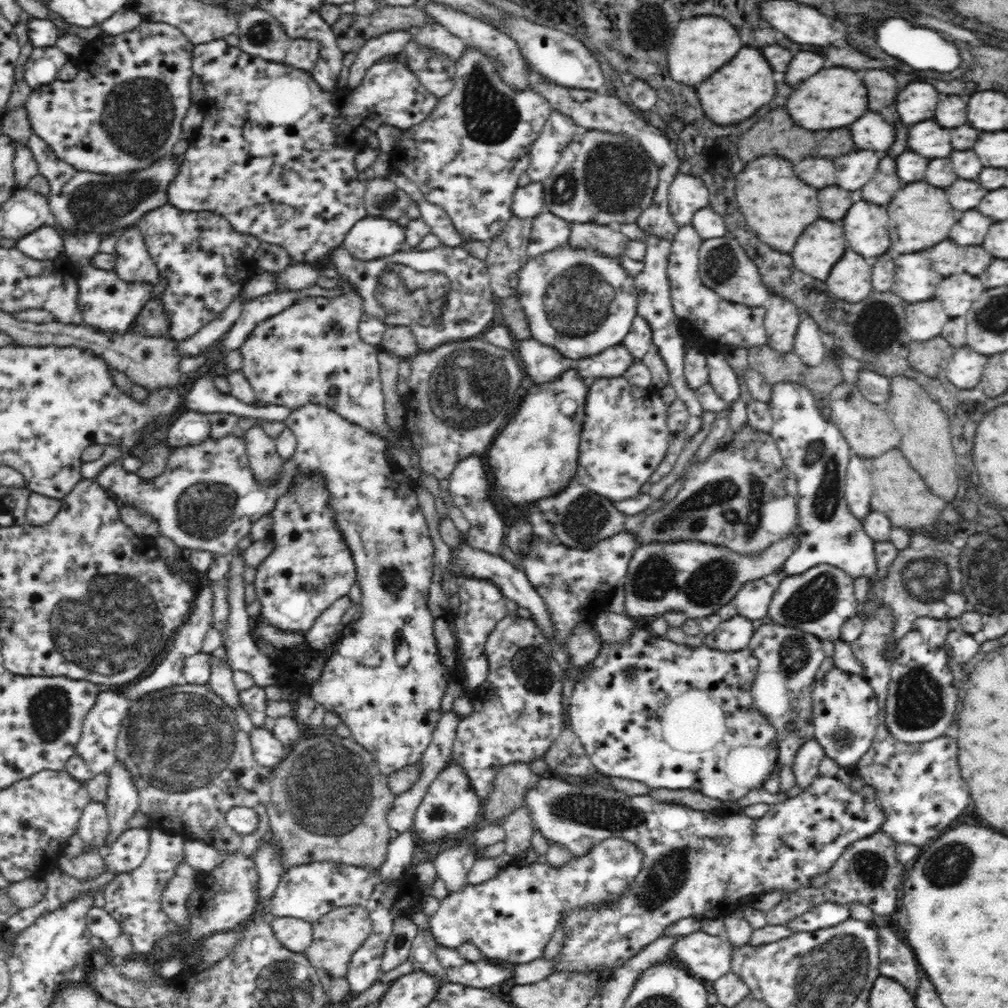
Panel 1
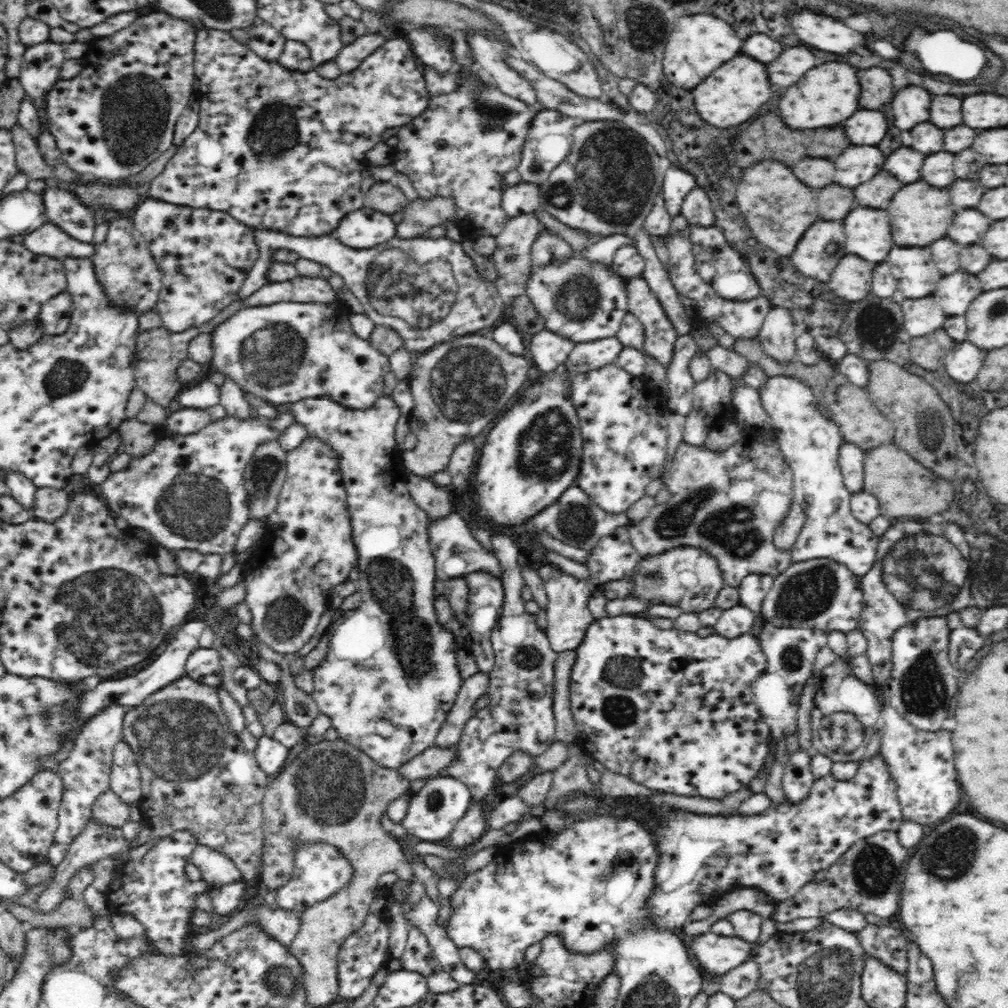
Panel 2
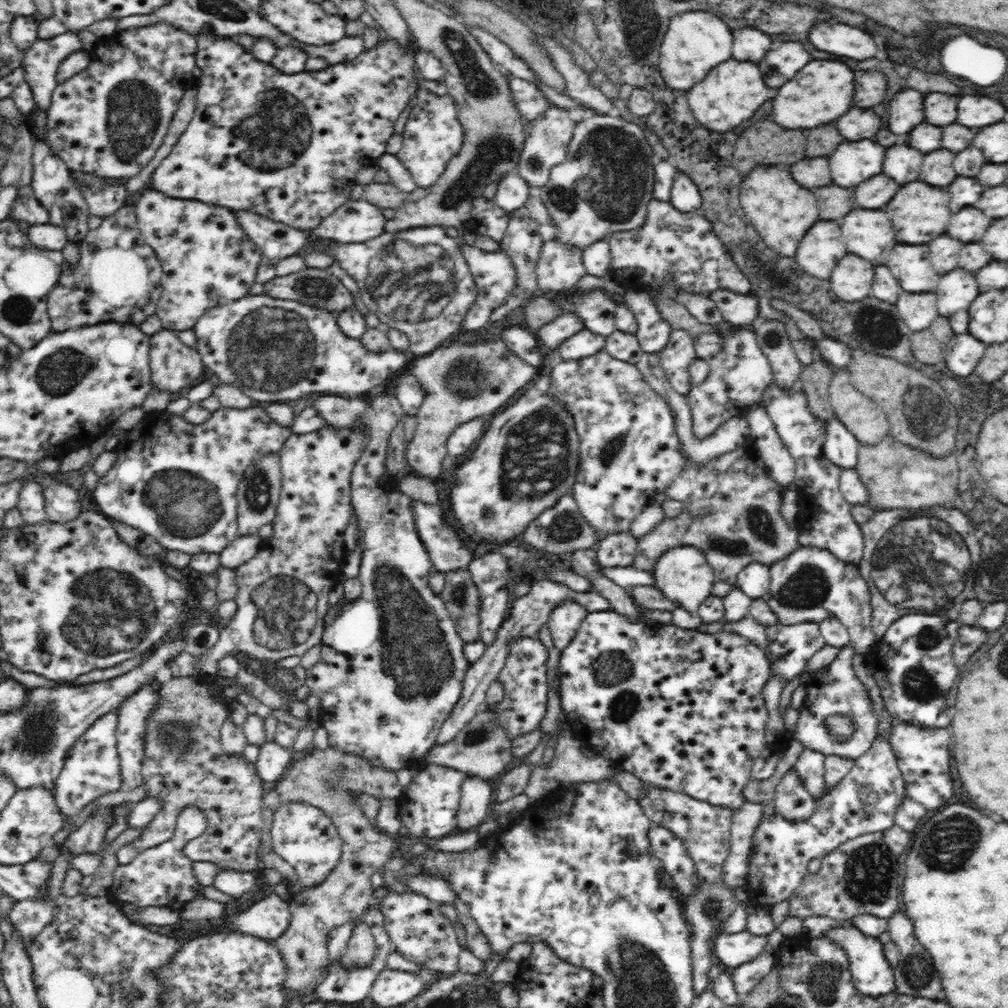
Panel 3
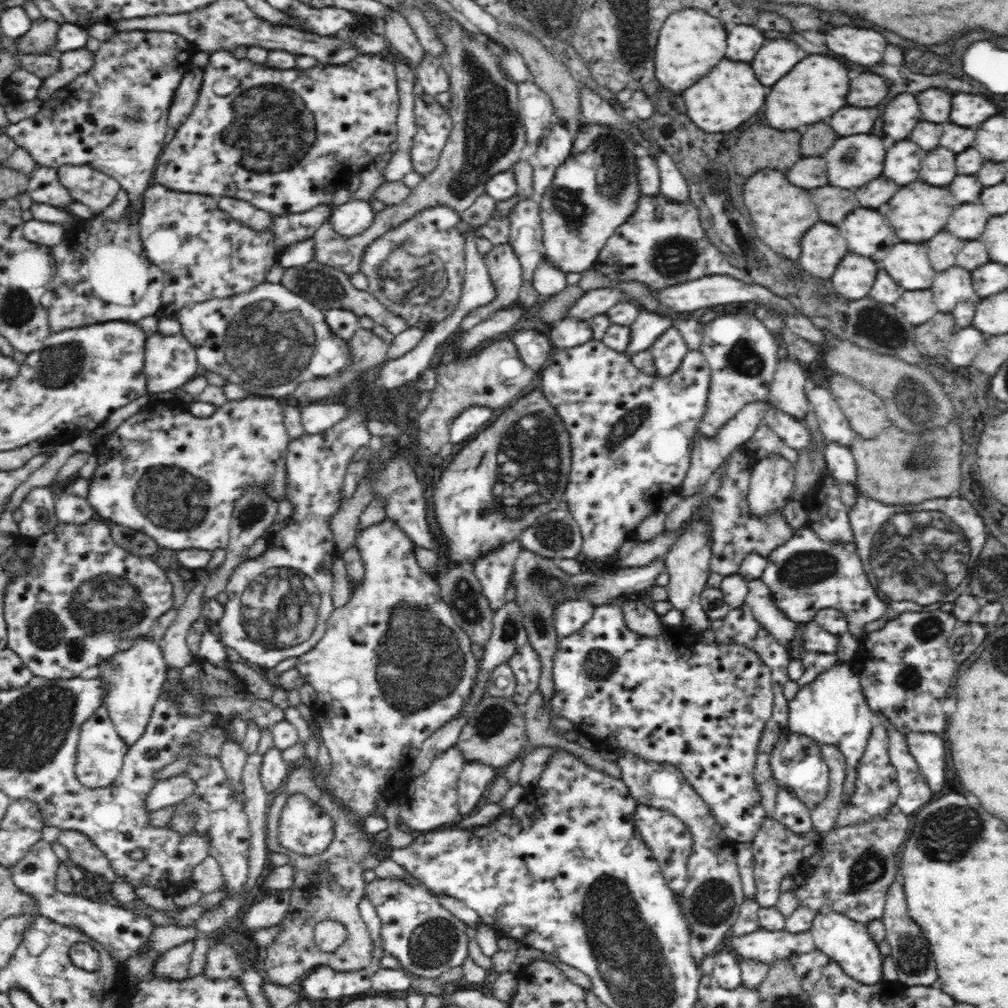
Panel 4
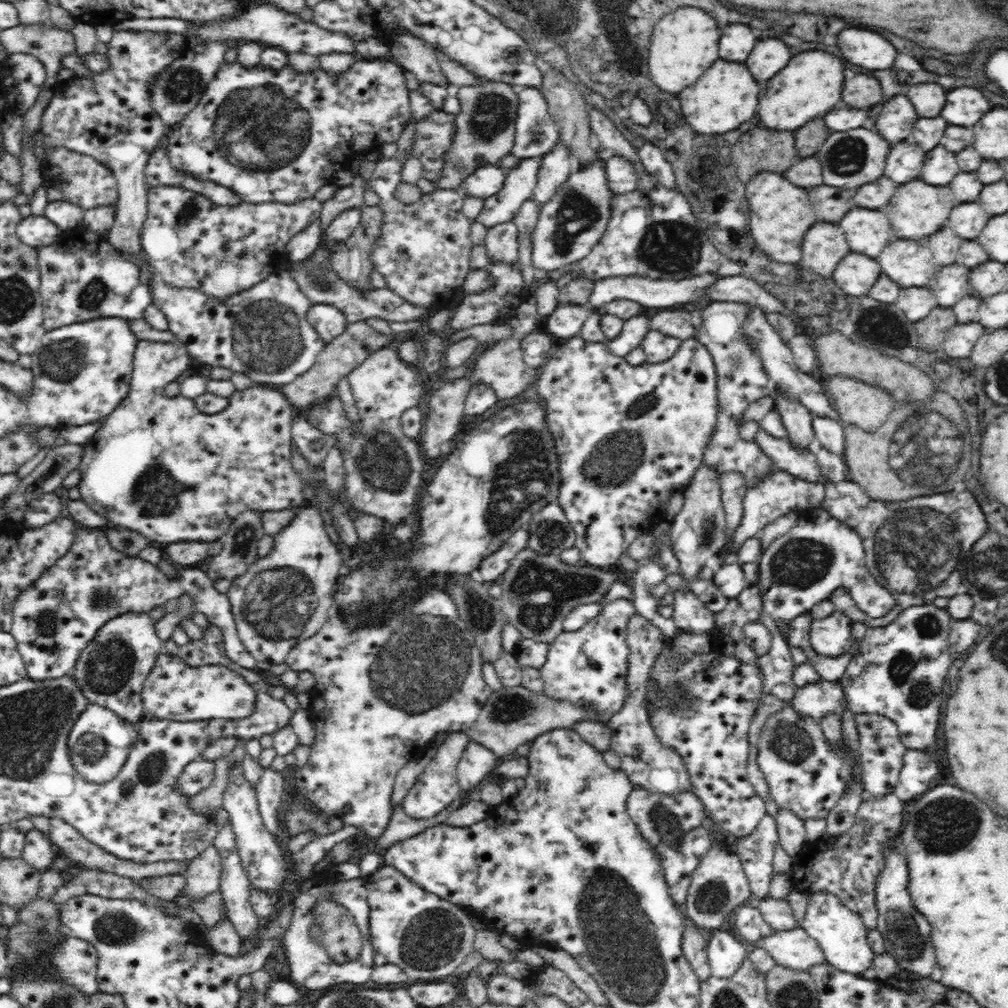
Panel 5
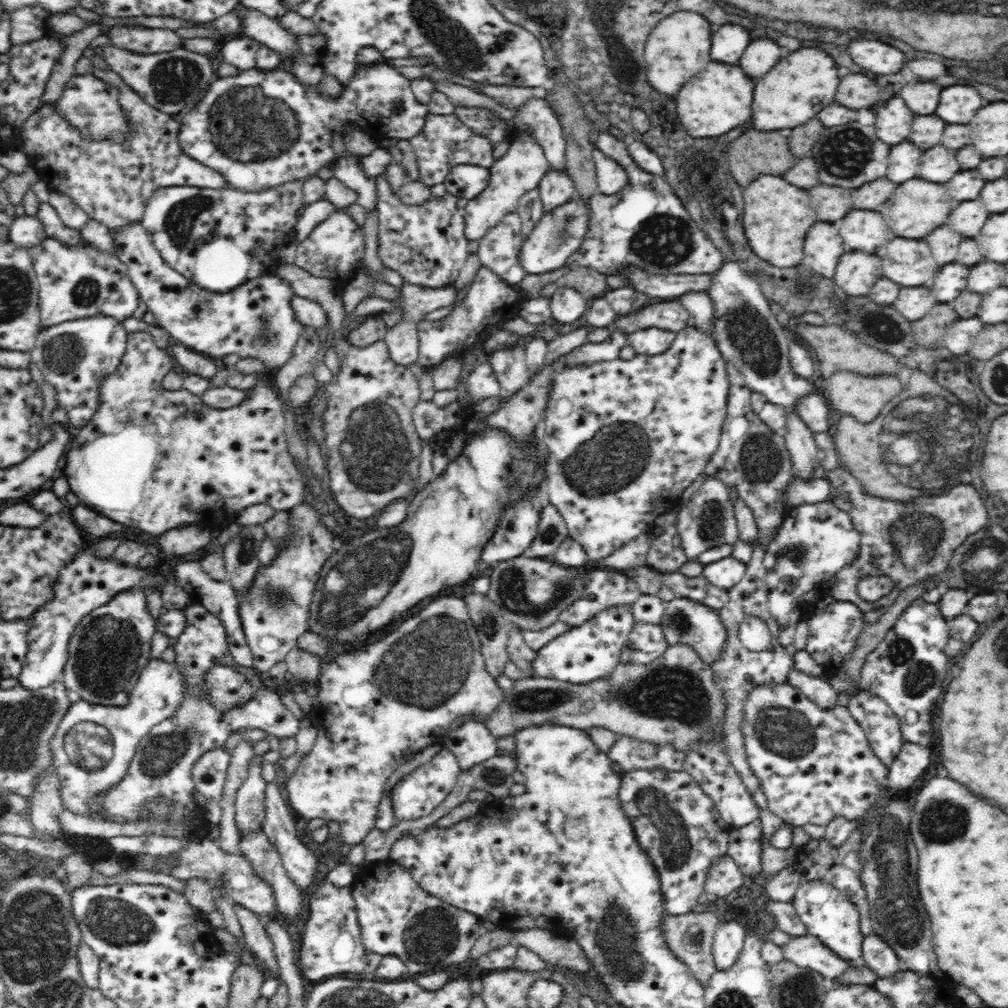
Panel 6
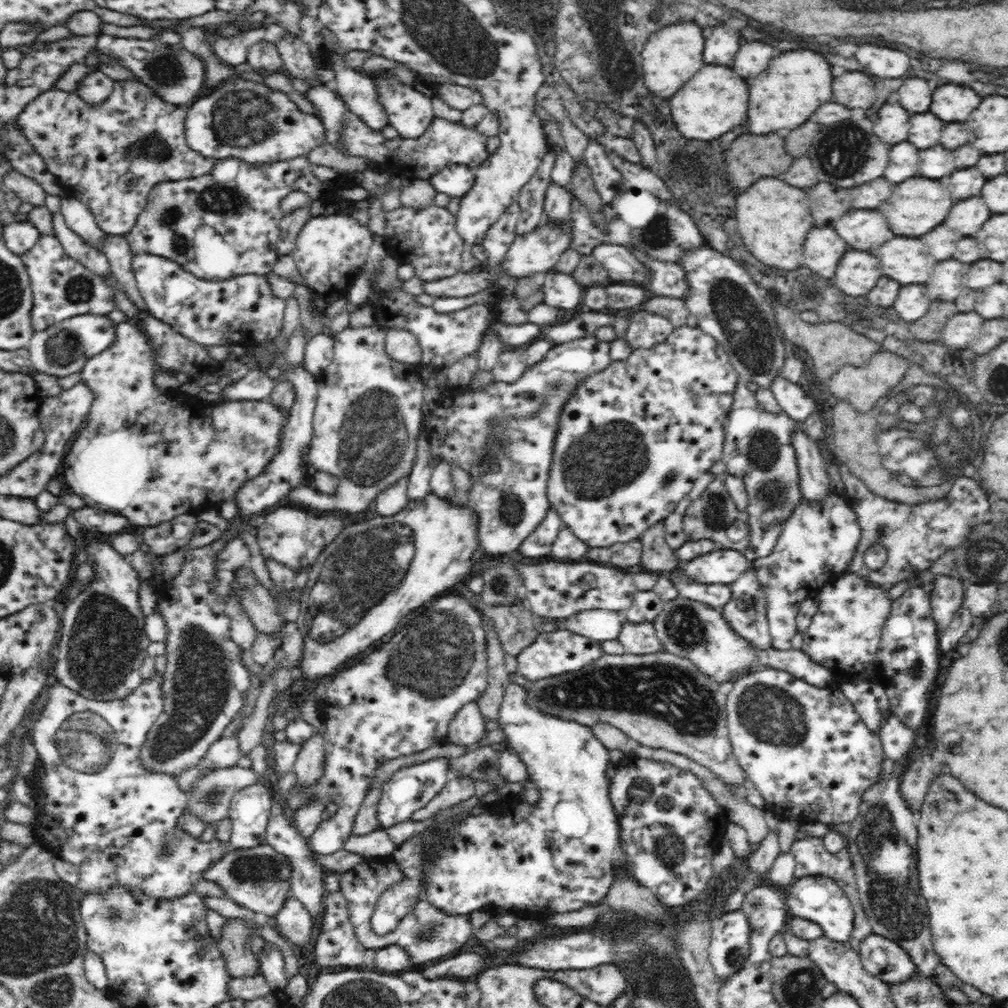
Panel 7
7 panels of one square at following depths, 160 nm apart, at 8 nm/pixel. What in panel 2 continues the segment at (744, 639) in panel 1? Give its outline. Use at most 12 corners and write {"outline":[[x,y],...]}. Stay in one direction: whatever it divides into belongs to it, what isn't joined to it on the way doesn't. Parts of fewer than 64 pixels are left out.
{"outline":[[740,604],[722,611],[712,636],[752,632],[756,614]]}

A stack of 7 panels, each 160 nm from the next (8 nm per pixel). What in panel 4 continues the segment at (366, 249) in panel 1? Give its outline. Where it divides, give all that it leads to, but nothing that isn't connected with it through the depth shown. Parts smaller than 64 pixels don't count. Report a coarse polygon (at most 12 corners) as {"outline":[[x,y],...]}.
{"outline":[[369,201],[331,207],[328,223],[343,237],[363,233],[376,212]]}

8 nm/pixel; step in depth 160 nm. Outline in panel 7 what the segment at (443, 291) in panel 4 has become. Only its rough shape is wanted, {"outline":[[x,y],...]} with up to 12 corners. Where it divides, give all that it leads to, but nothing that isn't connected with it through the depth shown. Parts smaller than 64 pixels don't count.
{"outline":[[446,207],[386,211],[384,239],[422,282],[462,270],[467,245]]}

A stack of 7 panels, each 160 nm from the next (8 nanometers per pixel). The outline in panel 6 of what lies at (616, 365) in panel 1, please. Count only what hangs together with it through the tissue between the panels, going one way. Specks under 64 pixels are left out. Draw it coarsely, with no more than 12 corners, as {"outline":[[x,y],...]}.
{"outline":[[561,285],[551,297],[551,322],[573,324],[590,302]]}

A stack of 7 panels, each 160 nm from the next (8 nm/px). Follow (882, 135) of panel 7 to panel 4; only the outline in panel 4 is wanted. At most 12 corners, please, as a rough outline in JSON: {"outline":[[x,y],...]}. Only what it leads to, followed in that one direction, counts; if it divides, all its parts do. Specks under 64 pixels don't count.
{"outline":[[900,94],[884,108],[884,132],[910,136],[922,120],[914,94]]}

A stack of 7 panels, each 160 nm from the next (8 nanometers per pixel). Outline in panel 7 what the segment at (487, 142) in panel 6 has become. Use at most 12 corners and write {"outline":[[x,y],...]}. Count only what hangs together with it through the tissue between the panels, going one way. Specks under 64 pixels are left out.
{"outline":[[348,111],[343,149],[400,181],[449,165],[476,169],[488,137],[433,118],[423,136],[387,140]]}

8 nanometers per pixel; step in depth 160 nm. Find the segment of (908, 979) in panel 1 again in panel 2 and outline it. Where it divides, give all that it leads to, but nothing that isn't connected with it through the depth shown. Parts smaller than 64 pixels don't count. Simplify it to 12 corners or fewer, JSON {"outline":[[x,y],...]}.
{"outline":[[867,924],[857,937],[868,956],[907,976],[904,931]]}

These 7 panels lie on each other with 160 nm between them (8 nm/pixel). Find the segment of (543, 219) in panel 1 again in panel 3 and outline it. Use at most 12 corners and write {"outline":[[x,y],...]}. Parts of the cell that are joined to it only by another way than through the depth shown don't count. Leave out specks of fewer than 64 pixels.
{"outline":[[544,242],[540,293],[569,291],[587,274],[582,248]]}

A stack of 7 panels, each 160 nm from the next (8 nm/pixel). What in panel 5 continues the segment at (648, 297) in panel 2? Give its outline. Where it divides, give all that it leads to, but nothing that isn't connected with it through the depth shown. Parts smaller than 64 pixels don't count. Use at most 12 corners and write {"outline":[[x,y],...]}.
{"outline":[[638,315],[623,321],[607,350],[625,357],[641,346],[651,328],[651,318]]}

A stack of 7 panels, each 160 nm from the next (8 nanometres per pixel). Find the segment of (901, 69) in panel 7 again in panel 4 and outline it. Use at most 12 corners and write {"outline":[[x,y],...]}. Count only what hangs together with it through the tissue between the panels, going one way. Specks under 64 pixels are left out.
{"outline":[[840,26],[826,46],[850,62],[882,60],[886,40],[874,30]]}

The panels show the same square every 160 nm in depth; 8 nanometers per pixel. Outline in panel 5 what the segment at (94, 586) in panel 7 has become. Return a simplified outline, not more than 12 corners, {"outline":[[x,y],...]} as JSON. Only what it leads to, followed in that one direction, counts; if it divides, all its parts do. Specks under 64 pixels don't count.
{"outline":[[146,613],[113,618],[77,658],[90,703],[144,718],[163,652]]}

